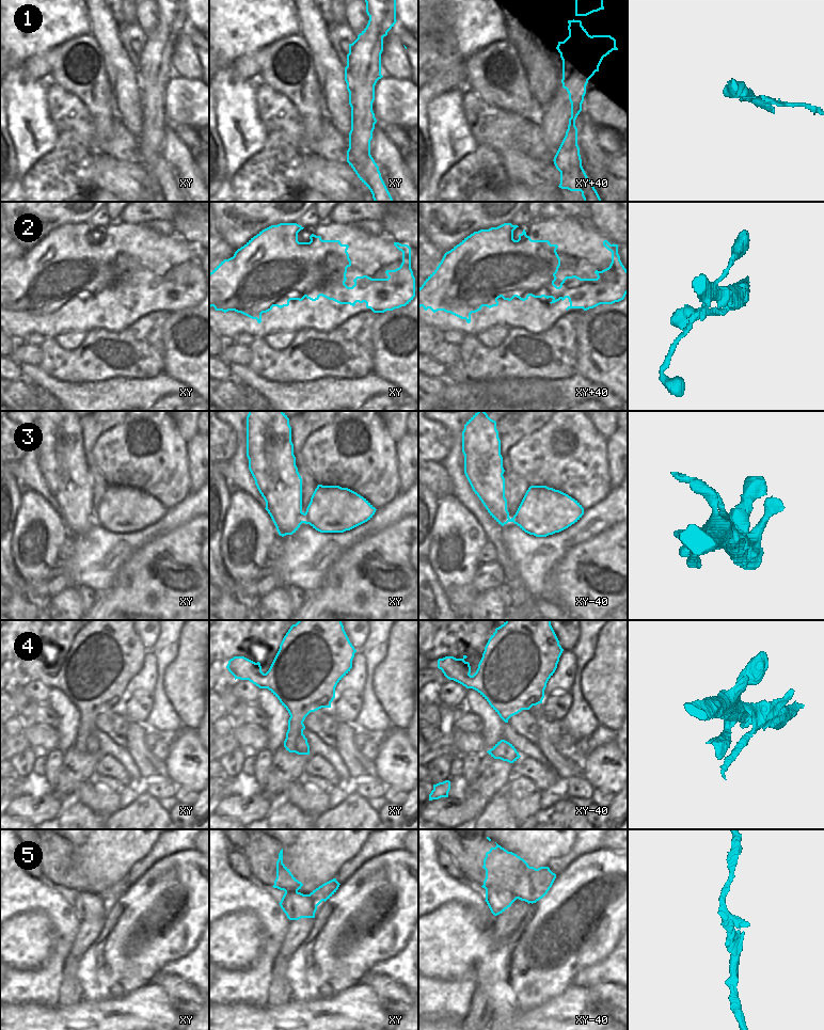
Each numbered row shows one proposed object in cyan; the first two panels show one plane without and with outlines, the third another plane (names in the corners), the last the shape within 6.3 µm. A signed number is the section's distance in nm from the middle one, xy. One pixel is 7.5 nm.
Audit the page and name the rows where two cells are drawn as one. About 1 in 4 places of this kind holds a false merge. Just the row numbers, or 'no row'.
1

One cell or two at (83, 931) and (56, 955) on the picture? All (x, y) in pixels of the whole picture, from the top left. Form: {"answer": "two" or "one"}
{"answer": "two"}

